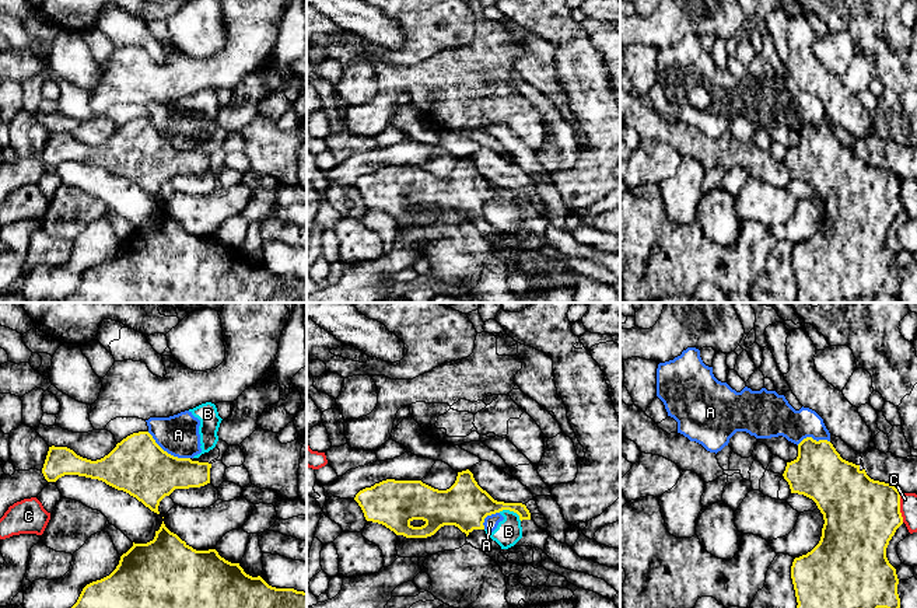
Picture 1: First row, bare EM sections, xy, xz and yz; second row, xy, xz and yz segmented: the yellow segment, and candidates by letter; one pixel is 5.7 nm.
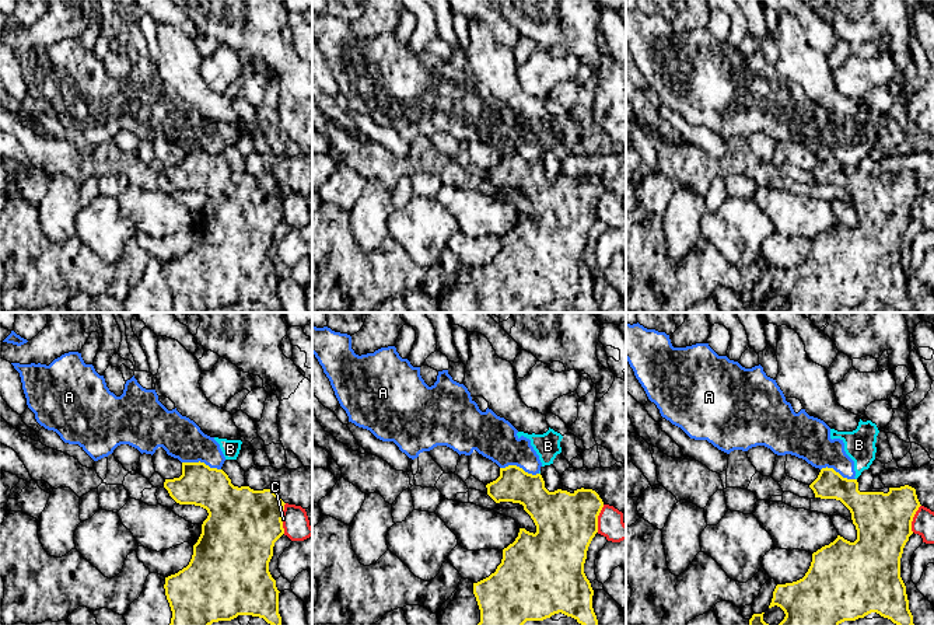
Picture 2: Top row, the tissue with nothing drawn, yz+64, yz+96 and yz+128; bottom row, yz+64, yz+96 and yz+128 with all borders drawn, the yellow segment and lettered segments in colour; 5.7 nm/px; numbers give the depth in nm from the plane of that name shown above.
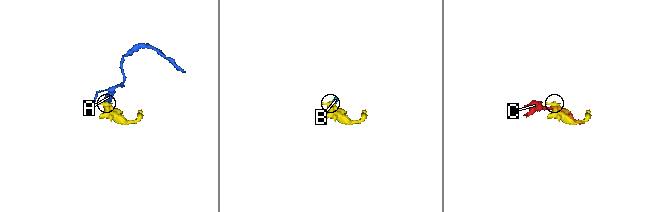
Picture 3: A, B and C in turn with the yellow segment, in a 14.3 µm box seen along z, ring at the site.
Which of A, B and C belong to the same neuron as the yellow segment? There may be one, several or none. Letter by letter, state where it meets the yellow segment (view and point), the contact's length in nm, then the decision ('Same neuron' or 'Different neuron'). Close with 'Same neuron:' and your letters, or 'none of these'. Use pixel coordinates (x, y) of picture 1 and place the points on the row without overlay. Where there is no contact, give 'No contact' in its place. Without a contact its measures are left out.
A: Touches yellow at xy (167, 139). Shared border 300 nm. Different neuron
B: Touches yellow at xz (511, 196). Shared border 140 nm. Different neuron
C: Touches yellow at yz (899, 195). Shared border 160 nm. Different neuron
Same neuron: none of these

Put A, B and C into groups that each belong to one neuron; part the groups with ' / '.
A B / C

